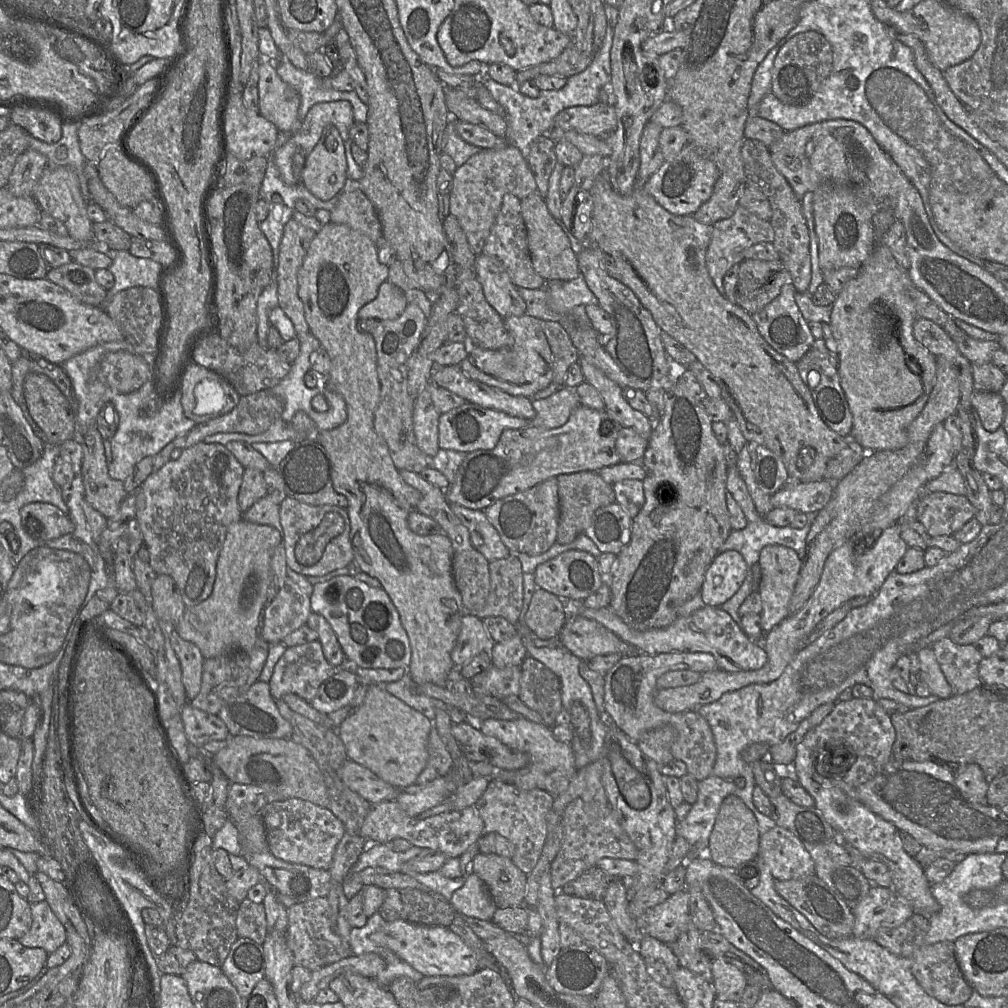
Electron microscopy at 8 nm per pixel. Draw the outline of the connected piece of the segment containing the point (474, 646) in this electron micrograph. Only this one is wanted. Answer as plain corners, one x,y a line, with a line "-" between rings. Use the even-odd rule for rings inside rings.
466,613
462,618
455,646
451,651
454,666
459,668
479,653
486,650
490,651
492,644
483,621
470,613

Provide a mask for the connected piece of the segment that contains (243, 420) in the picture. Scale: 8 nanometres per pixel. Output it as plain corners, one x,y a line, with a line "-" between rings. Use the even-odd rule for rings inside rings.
262,390
246,396
241,396
237,406
229,413
209,419
197,424
190,430
180,434
168,443
160,452
153,456
153,472
159,470
164,464
171,460
171,453
174,449
185,449
199,442
204,438
216,433
244,433
258,435
267,431
270,426
281,416
284,409
283,401
269,391

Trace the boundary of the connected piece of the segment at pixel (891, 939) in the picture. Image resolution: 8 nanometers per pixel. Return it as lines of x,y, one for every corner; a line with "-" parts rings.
913,913
898,927
879,929
872,940
896,956
911,959
911,973
929,996
945,1005
962,1005
971,997
974,989
966,981
959,968
954,942
942,941
926,944
925,936
928,930
928,919
920,914

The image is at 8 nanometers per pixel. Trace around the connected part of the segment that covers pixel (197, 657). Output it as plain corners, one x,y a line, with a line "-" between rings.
175,629
170,633
170,643
181,665
187,700
191,701
200,691
204,657
195,644
182,639

